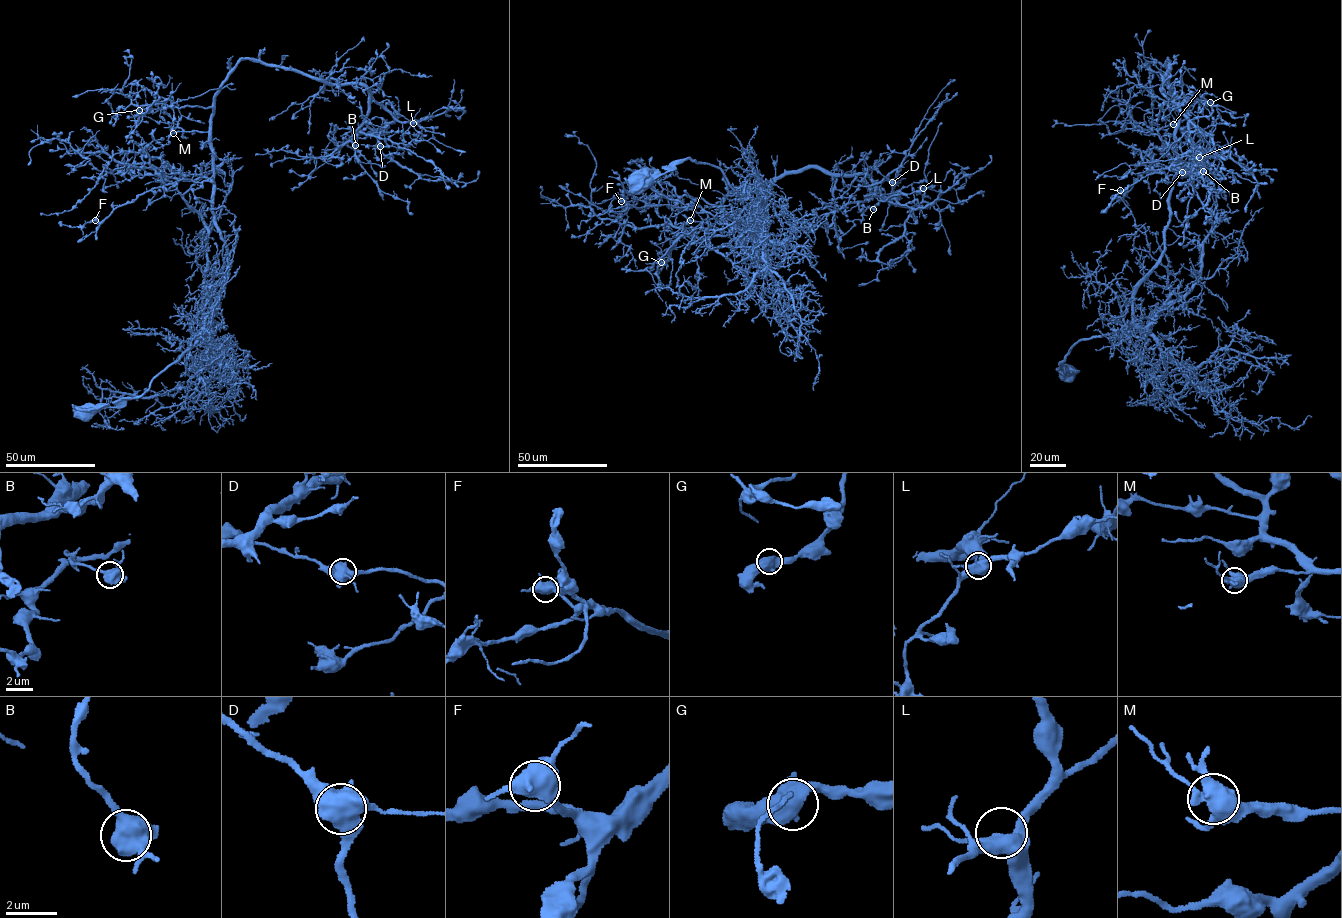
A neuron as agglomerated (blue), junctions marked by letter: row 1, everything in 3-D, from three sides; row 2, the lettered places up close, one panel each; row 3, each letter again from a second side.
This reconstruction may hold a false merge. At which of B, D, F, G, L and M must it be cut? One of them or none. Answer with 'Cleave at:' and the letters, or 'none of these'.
Cleave at: none of these

